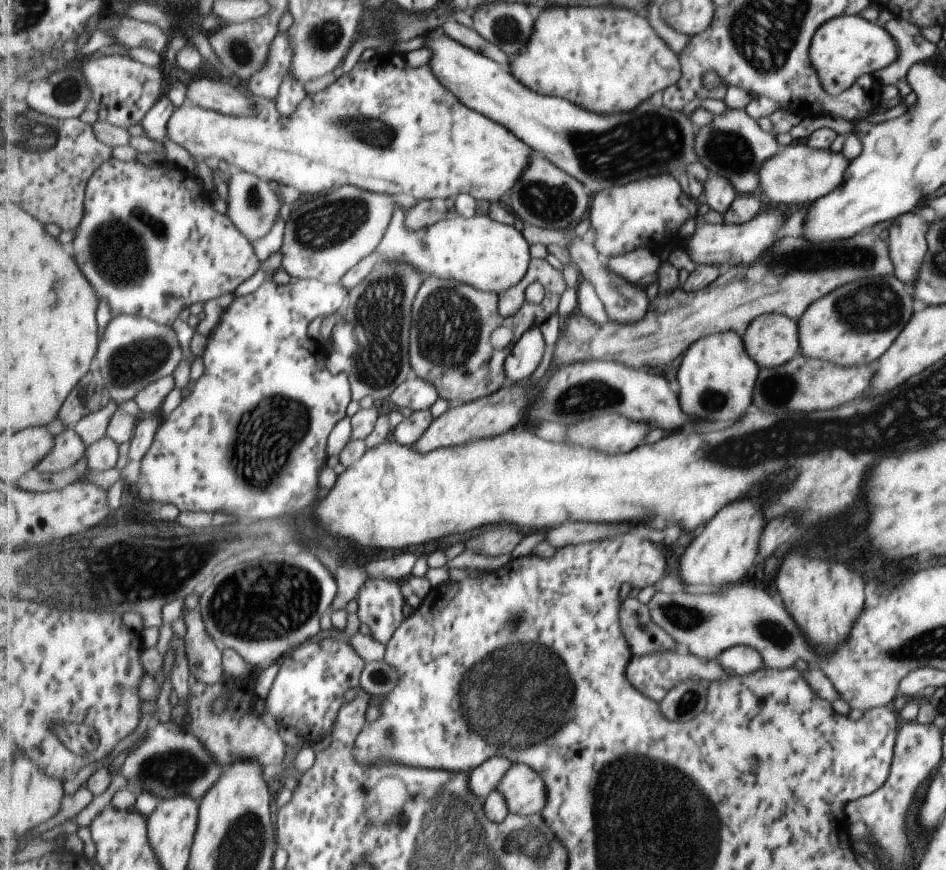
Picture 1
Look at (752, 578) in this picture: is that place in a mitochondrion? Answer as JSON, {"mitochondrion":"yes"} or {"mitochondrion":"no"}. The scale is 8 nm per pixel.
{"mitochondrion":"no"}

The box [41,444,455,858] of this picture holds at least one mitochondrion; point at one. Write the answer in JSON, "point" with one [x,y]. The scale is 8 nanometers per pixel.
{"point":[255,604]}

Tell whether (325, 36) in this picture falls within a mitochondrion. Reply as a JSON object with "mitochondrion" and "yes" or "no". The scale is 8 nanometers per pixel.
{"mitochondrion":"yes"}

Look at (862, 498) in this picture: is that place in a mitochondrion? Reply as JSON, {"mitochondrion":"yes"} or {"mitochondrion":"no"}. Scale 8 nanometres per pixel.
{"mitochondrion":"no"}

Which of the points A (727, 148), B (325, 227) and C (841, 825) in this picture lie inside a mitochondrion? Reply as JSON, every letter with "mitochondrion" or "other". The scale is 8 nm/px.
{"A":"mitochondrion","B":"mitochondrion","C":"other"}

